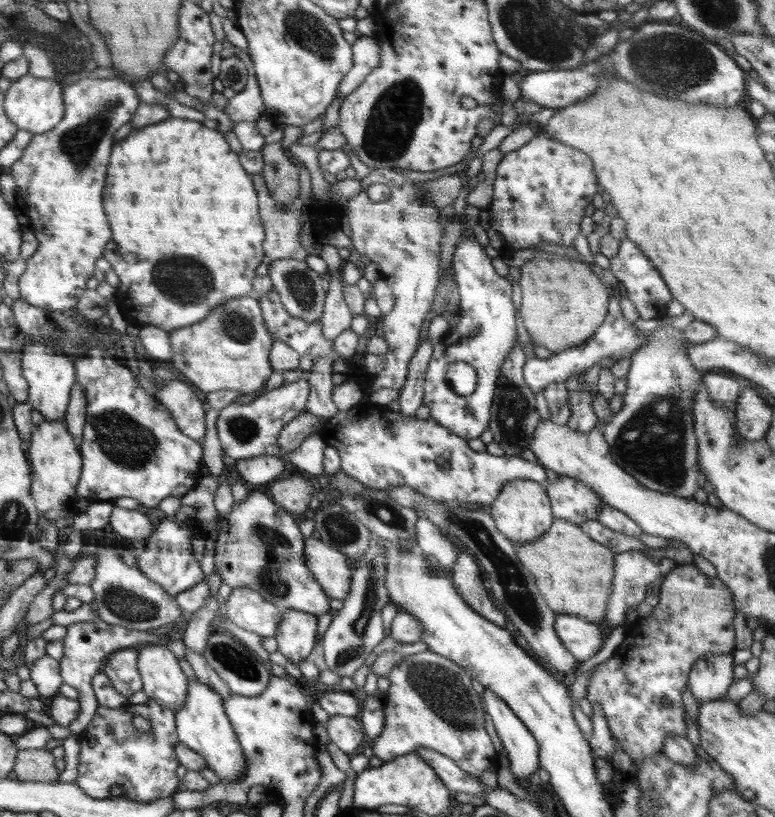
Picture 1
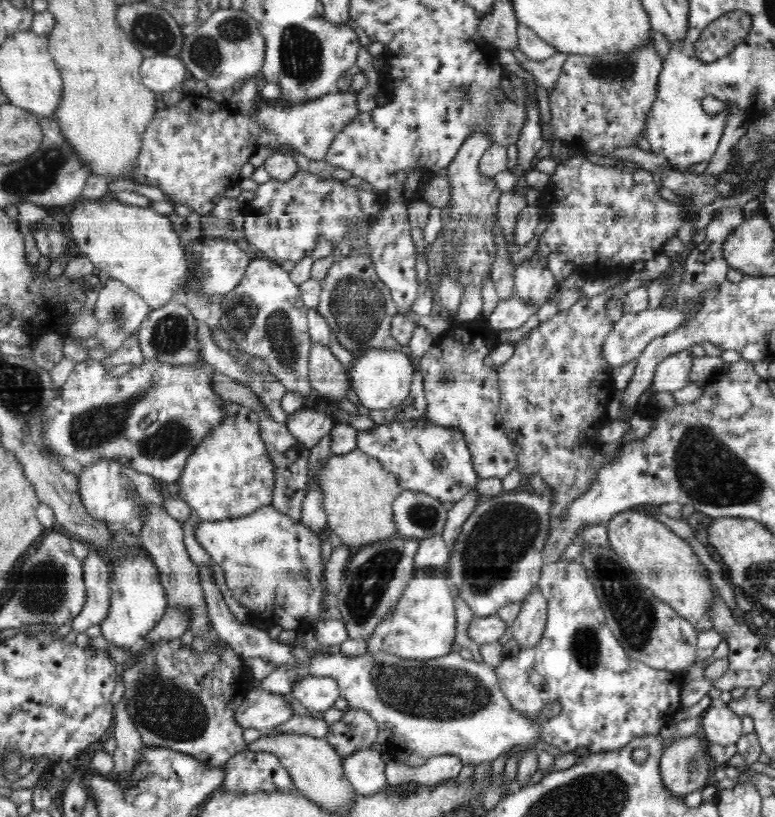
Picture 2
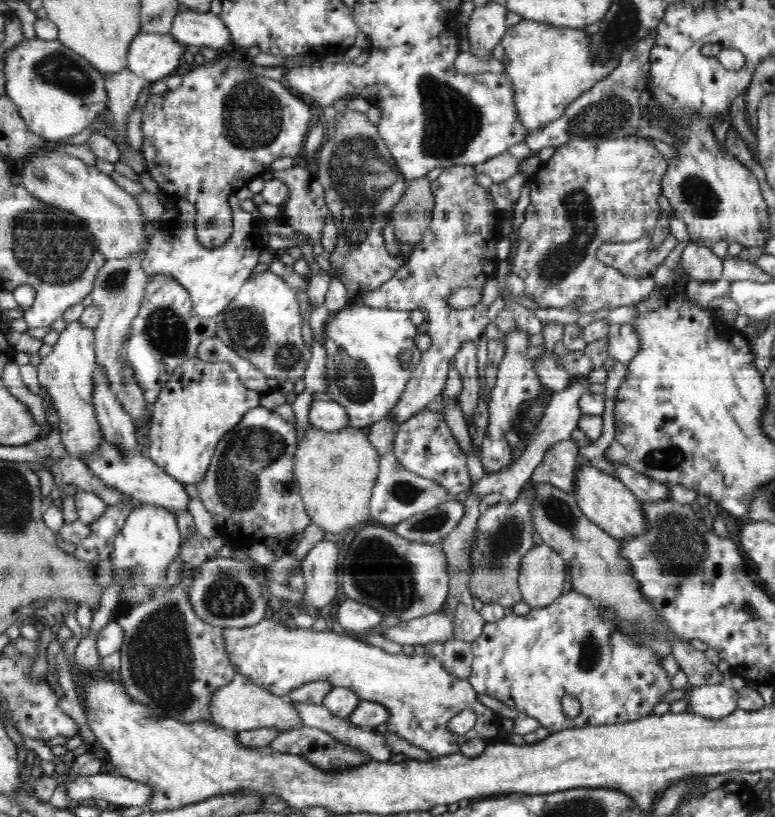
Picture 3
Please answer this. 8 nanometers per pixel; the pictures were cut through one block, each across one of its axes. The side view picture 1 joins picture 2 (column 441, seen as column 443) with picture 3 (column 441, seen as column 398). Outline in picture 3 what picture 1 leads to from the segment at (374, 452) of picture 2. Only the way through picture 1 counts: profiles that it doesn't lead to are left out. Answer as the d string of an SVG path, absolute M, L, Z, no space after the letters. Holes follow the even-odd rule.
M424 409L414 416L408 418L407 421L400 423L399 429L393 442L393 451L398 462L412 473L418 474L423 478L431 479L440 486L444 487L449 494L462 494L462 492L469 490L472 487L472 480L468 471L468 459L466 454L461 451L459 443L452 436L452 431L445 421L442 413L429 411Z

